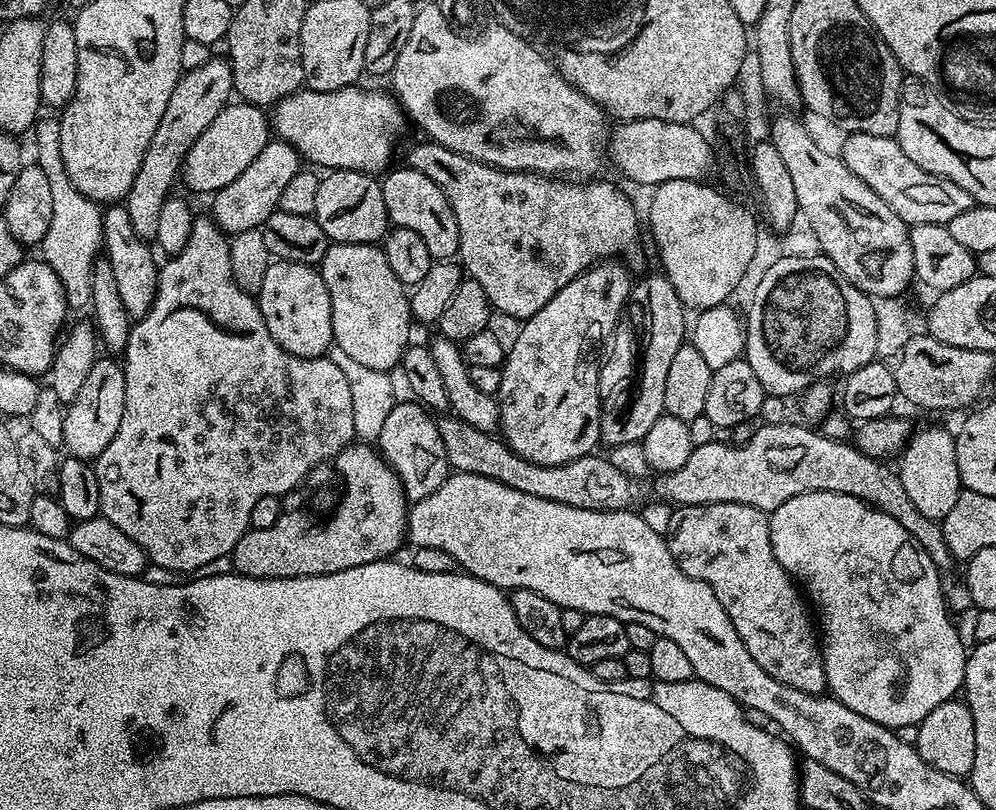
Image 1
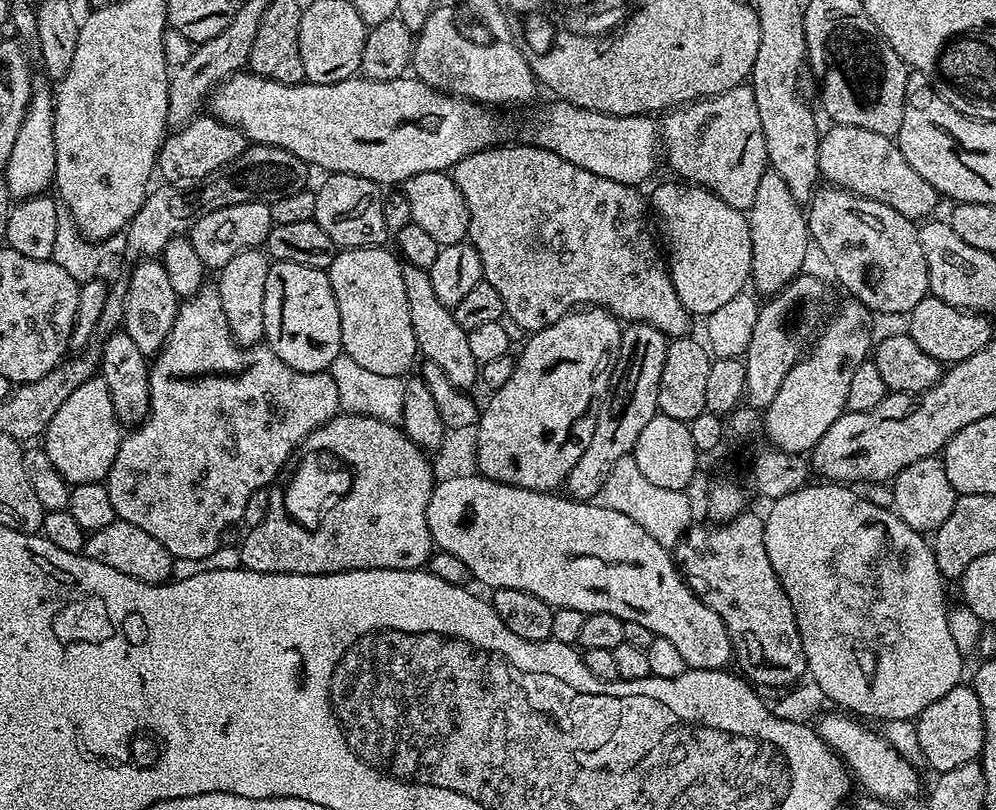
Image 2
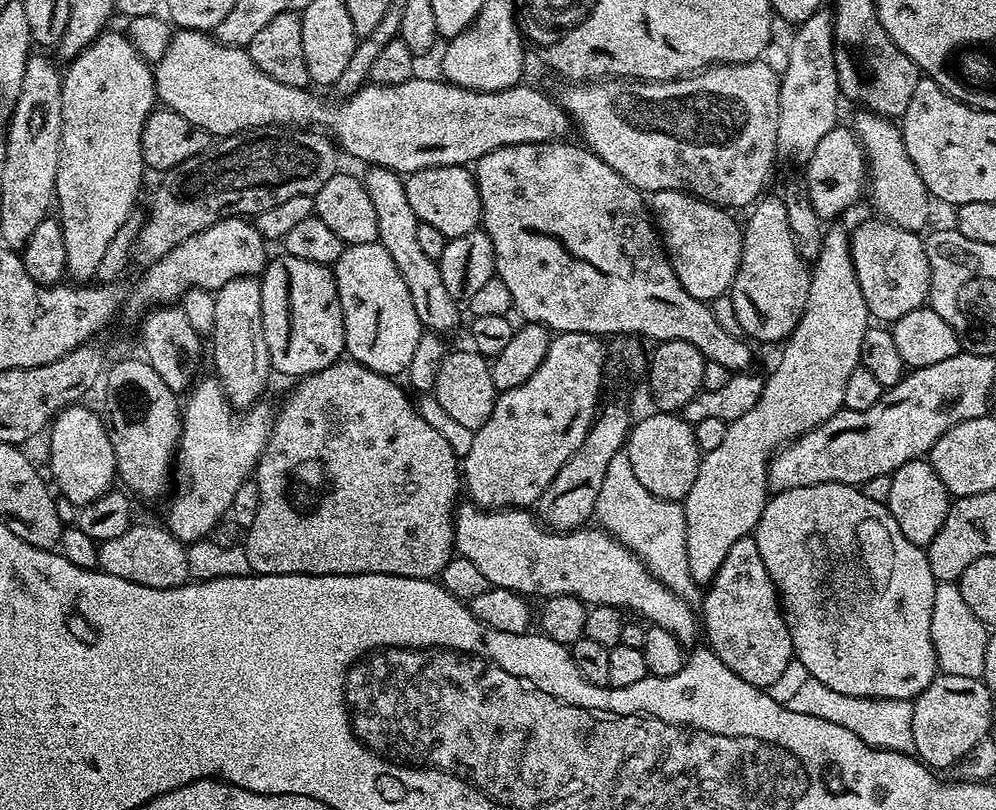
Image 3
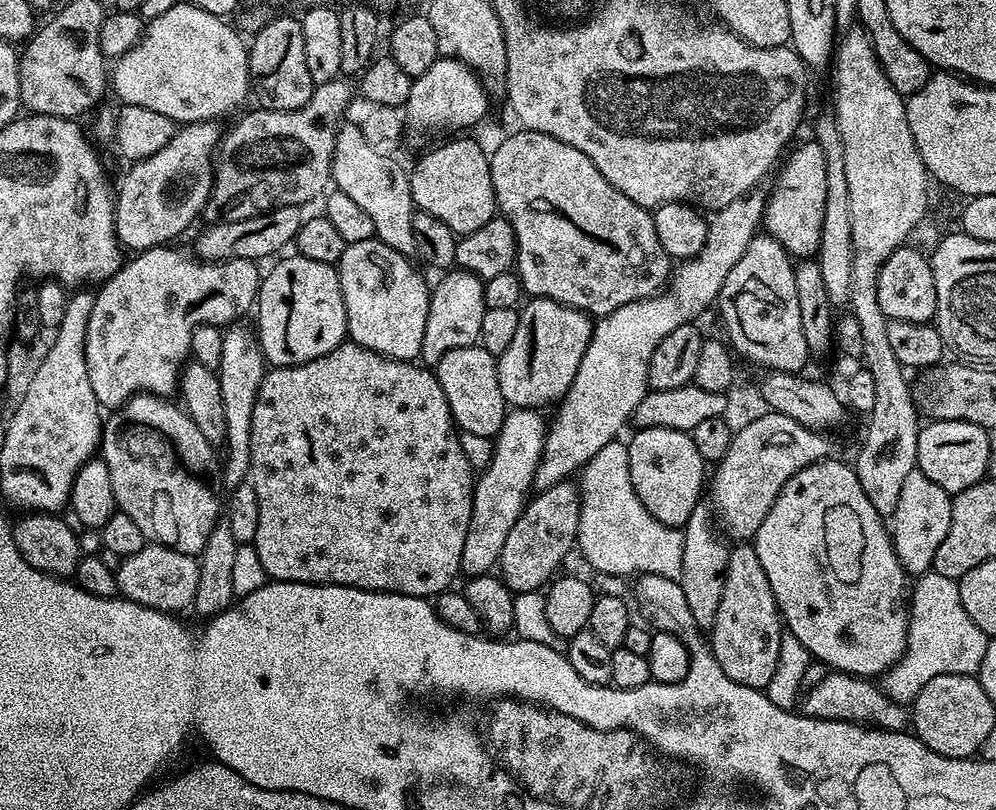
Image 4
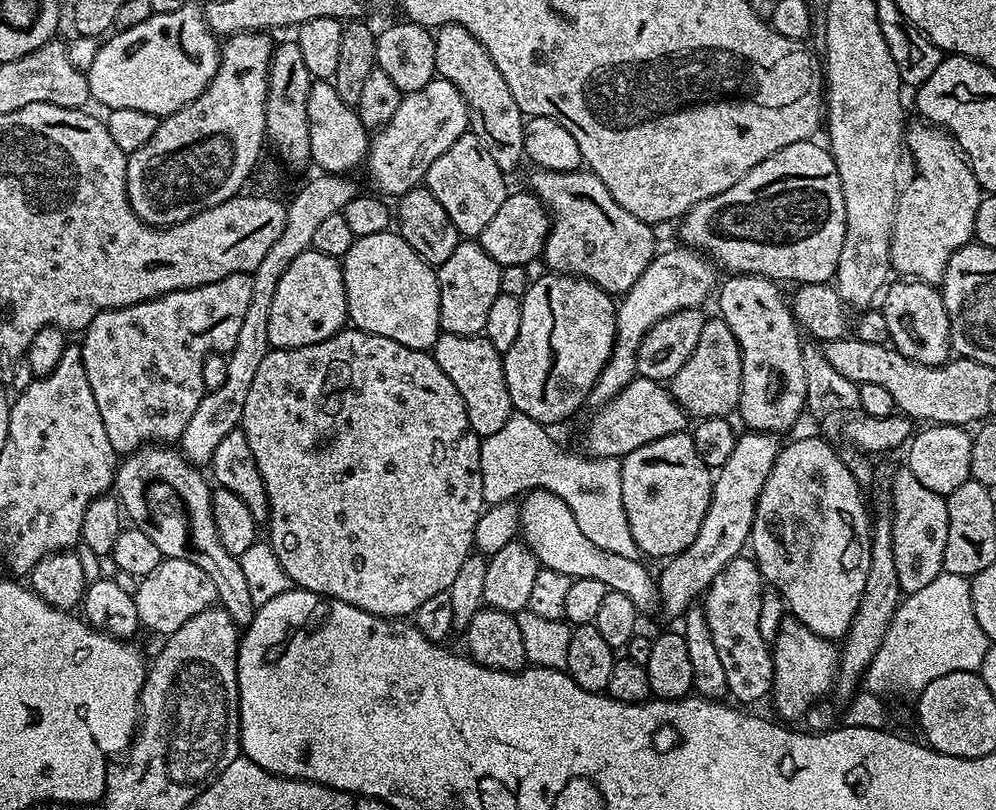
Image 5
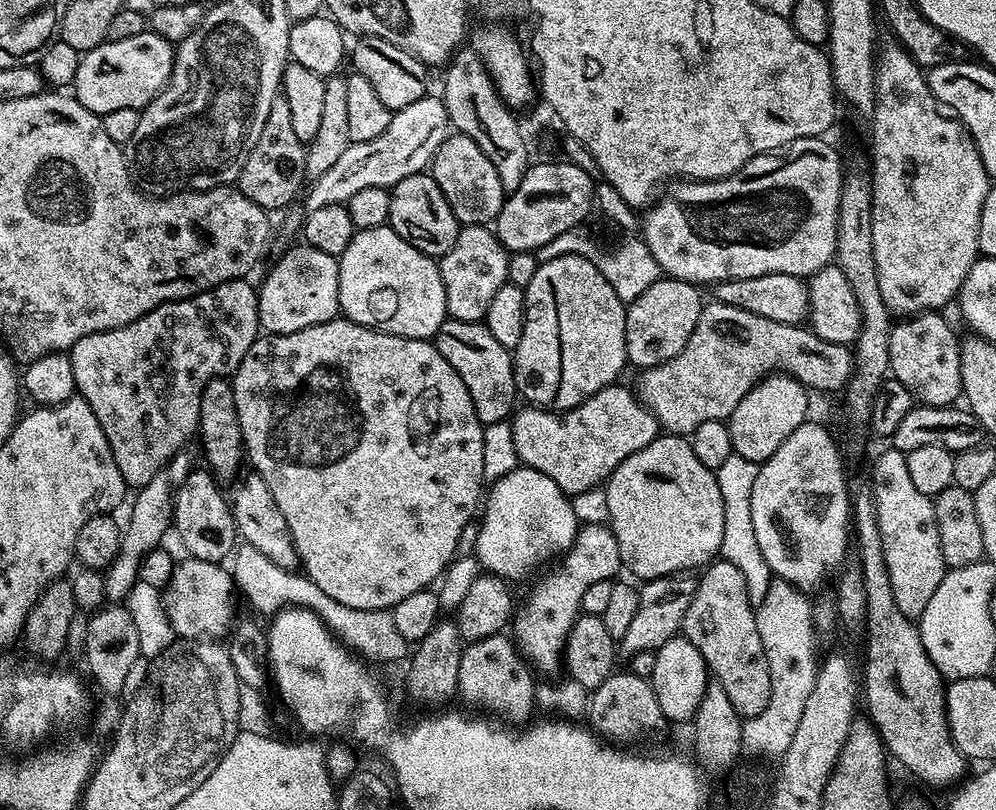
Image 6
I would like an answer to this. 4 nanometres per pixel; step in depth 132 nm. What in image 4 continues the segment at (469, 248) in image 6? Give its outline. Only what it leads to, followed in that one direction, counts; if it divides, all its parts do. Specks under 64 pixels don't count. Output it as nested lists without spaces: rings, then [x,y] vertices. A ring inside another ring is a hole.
[[[448,270],[431,289],[426,314],[426,334],[422,334],[422,350],[419,359],[425,365],[434,366],[442,358],[442,354],[450,354],[450,350],[462,350],[466,346],[476,344],[482,330],[482,314],[484,313],[484,281],[472,272]]]

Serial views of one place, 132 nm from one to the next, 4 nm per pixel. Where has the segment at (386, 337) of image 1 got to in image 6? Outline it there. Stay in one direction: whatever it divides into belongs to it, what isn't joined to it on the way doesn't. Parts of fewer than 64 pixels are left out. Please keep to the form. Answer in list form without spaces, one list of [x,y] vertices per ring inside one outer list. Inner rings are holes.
[[[362,228],[339,256],[340,312],[355,324],[395,336],[432,340],[449,319],[439,263],[422,254],[394,229]]]

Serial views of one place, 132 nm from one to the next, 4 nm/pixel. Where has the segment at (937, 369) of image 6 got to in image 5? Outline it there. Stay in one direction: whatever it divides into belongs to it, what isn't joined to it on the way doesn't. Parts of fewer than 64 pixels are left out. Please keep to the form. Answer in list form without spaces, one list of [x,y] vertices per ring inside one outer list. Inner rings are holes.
[[[900,278],[897,281],[897,284],[889,283],[882,296],[882,311],[891,347],[897,348],[903,356],[919,364],[945,363],[950,356],[952,339],[950,318],[946,314],[939,287],[911,278]]]

